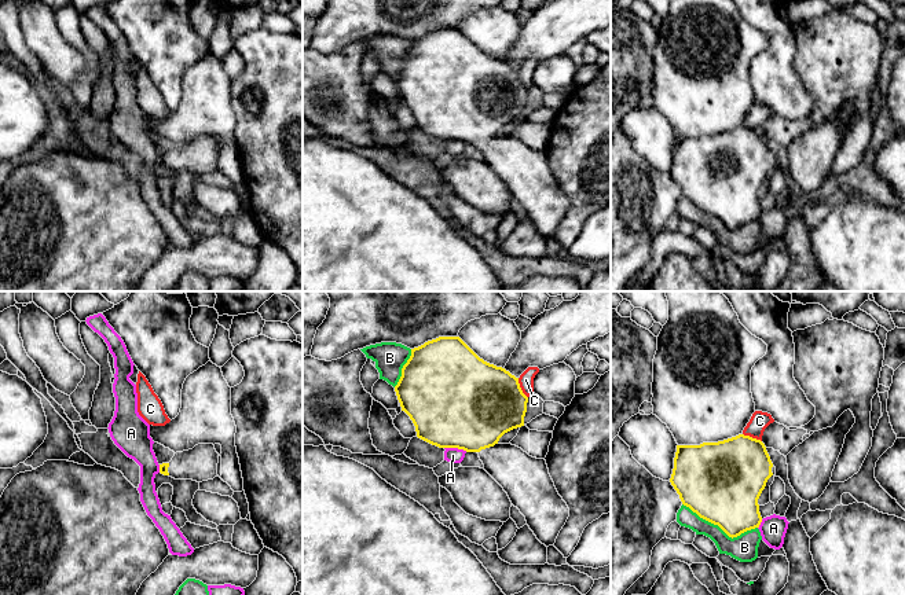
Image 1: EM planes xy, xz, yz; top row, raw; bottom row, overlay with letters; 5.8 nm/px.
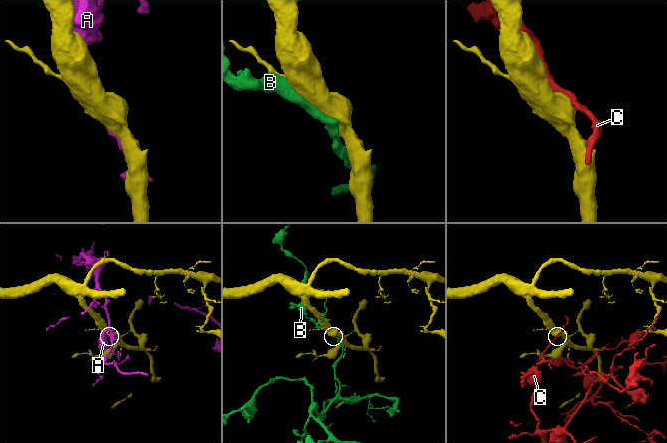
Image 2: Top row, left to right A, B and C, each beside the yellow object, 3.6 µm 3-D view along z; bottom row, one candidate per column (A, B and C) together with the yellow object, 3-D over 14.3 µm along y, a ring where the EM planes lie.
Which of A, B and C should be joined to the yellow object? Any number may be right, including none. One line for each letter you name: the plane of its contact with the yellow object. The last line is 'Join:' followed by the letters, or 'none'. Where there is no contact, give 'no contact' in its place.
Join: none

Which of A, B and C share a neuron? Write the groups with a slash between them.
A / B / C

